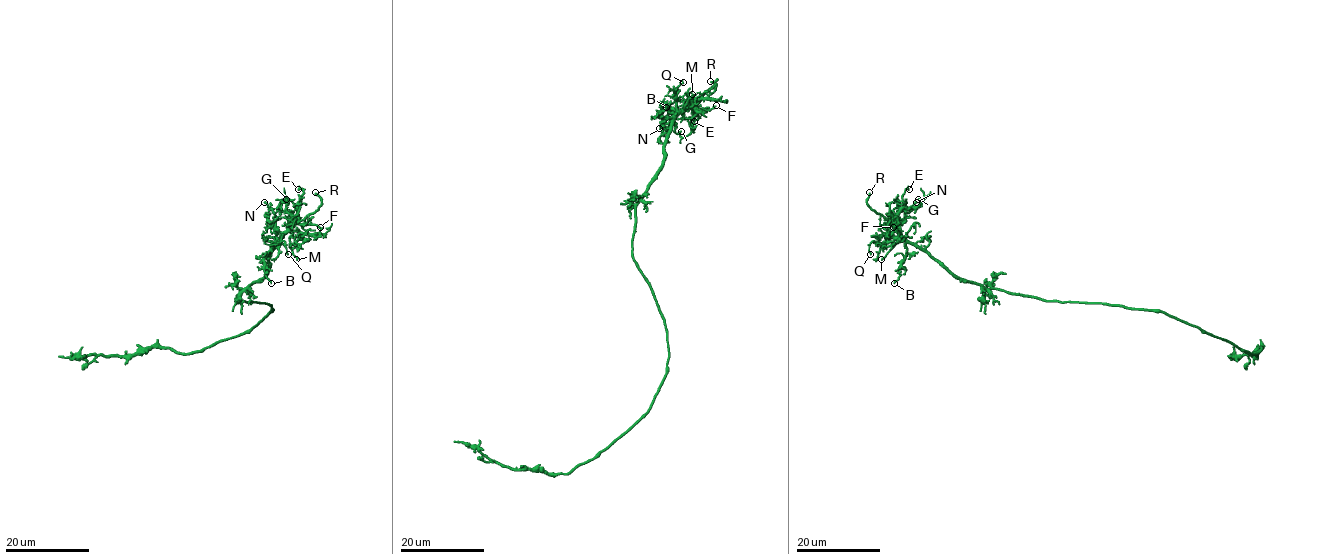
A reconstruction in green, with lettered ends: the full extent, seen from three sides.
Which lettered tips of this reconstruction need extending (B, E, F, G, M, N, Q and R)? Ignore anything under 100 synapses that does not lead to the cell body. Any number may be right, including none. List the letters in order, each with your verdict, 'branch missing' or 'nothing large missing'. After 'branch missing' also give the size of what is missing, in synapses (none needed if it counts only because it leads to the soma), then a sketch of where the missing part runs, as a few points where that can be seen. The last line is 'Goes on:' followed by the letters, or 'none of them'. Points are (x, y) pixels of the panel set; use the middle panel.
B: nothing large missing
E: nothing large missing
F: nothing large missing
G: nothing large missing
M: nothing large missing
N: nothing large missing
Q: nothing large missing
R: branch missing; course (710, 81), (683, 93), (668, 74), (658, 53), (653, 51), (659, 42), (657, 53)
Goes on: R

